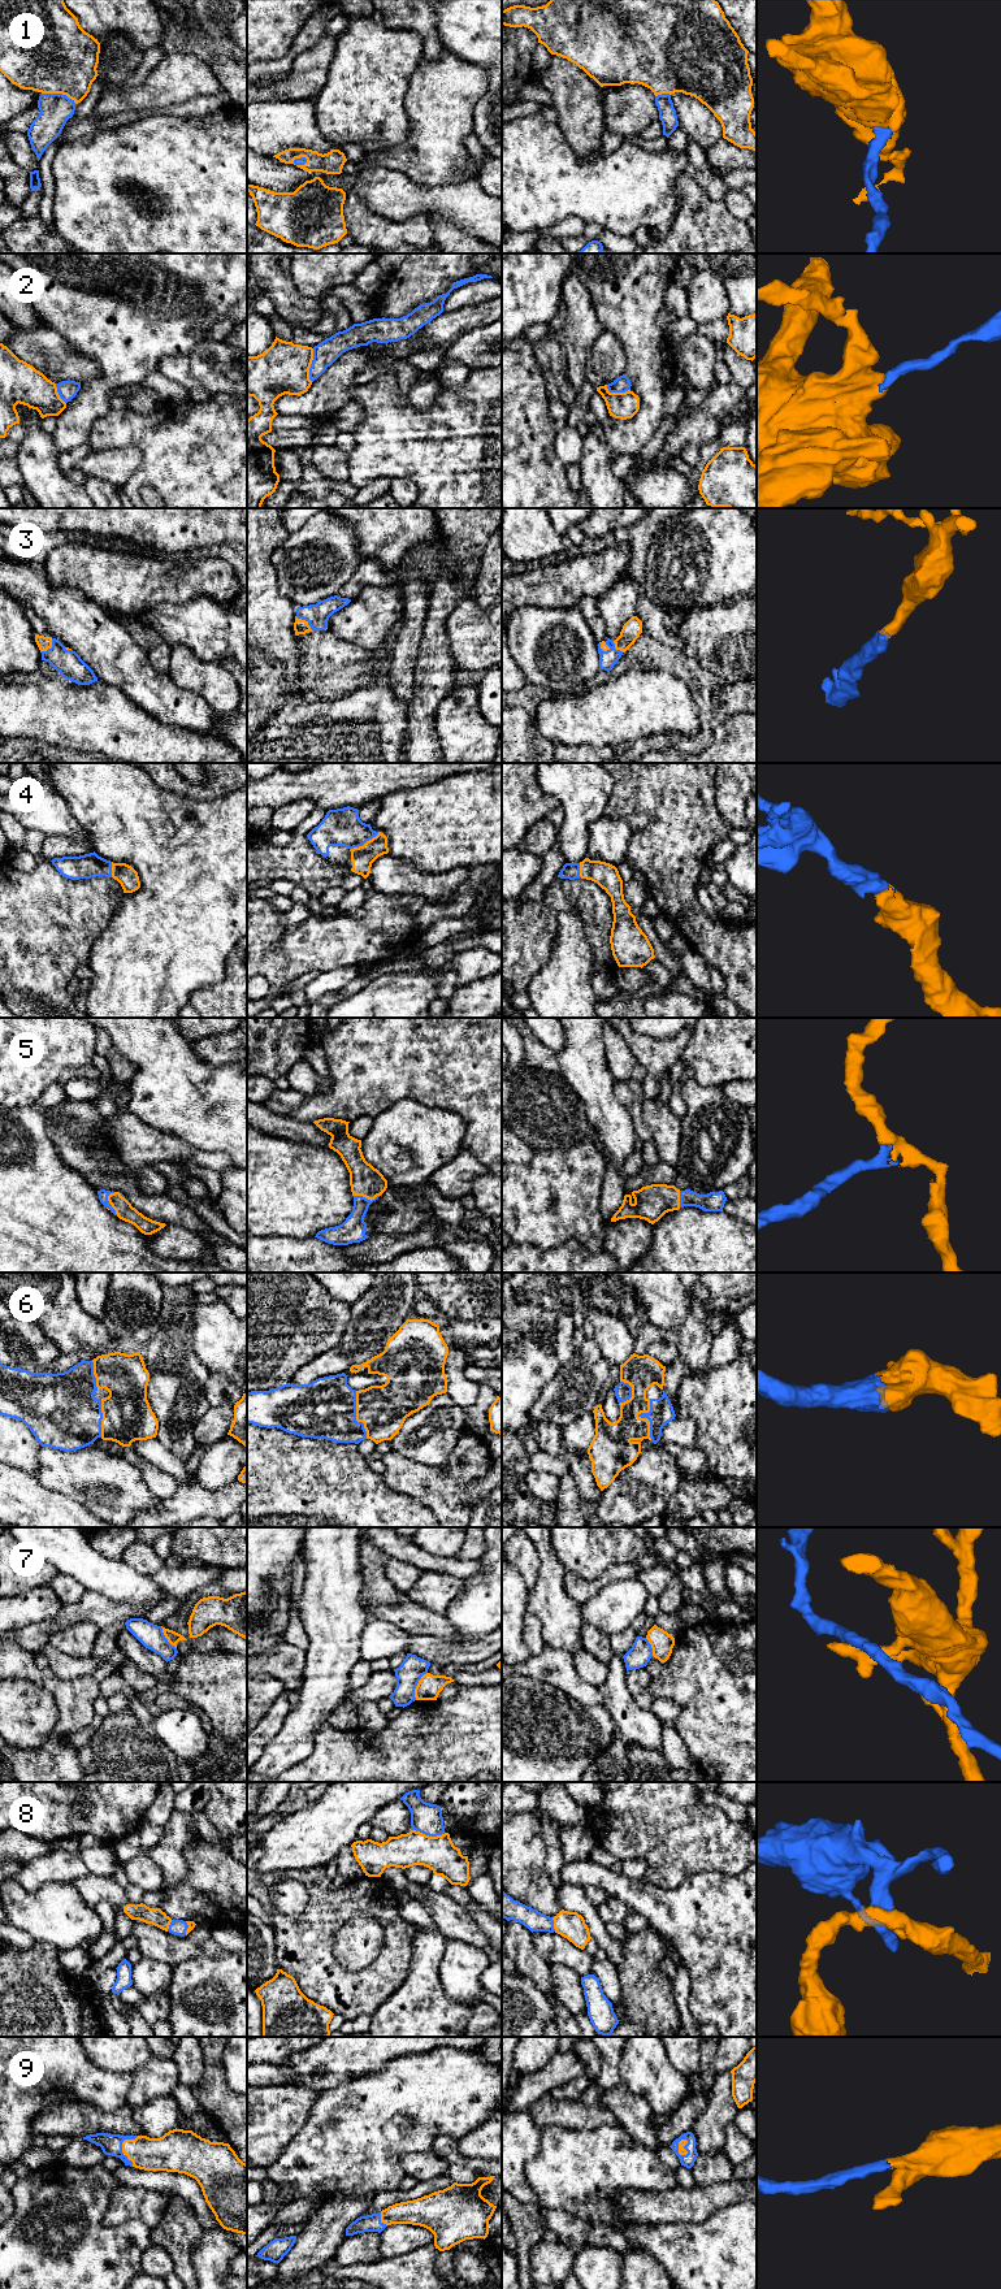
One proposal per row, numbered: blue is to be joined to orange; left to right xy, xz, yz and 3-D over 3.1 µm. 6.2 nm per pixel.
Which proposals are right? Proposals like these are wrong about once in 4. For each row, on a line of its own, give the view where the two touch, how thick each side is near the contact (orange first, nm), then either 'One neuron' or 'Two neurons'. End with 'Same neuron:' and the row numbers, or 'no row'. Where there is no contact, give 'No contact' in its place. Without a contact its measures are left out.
1: Touches orange in xy. Thickness 500 nm (orange) against 190 nm. One neuron
2: Touches orange in xz. Thickness 320 nm (orange) against 150 nm. Two neurons
3: Touches orange in xz. Thickness 90 nm (orange) against 140 nm. One neuron
4: Touches orange in xz. Thickness 140 nm (orange) against 240 nm. One neuron
5: Touches orange in xy. Thickness 110 nm (orange) against 60 nm. One neuron
6: Touches orange in yz. Thickness 220 nm (orange) against 150 nm. One neuron
7: Touches orange in xz. Thickness 150 nm (orange) against 150 nm. Two neurons
8: Touches orange in xz. Thickness 220 nm (orange) against 190 nm. One neuron
9: Touches orange in xy. Thickness 200 nm (orange) against 130 nm. One neuron
Same neuron: 1, 3, 4, 5, 6, 8, 9

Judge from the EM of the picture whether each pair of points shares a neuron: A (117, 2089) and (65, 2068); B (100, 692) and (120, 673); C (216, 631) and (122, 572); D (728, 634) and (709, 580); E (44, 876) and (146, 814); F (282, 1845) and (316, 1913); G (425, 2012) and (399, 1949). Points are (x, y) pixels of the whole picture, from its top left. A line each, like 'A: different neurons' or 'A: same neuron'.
A: same neuron
B: different neurons
C: different neurons
D: different neurons
E: different neurons
F: different neurons
G: different neurons

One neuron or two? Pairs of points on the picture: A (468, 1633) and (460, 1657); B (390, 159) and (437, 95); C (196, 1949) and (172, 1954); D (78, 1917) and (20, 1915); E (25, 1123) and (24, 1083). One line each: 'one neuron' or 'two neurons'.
A: two neurons
B: one neuron
C: one neuron
D: one neuron
E: two neurons

